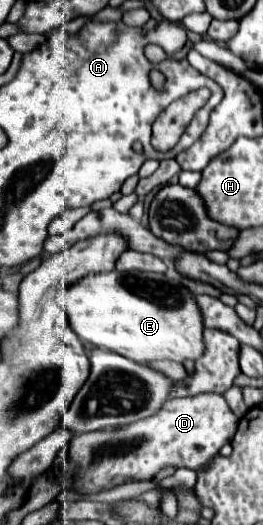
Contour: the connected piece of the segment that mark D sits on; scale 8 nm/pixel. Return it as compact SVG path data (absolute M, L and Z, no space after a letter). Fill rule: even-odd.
M199 393L193 397L177 397L167 401L161 411L145 421L137 421L113 431L93 431L77 435L69 443L71 463L77 467L75 491L93 495L121 483L151 481L165 467L205 471L219 449L235 435L239 419L233 415L225 399L217 393Z

